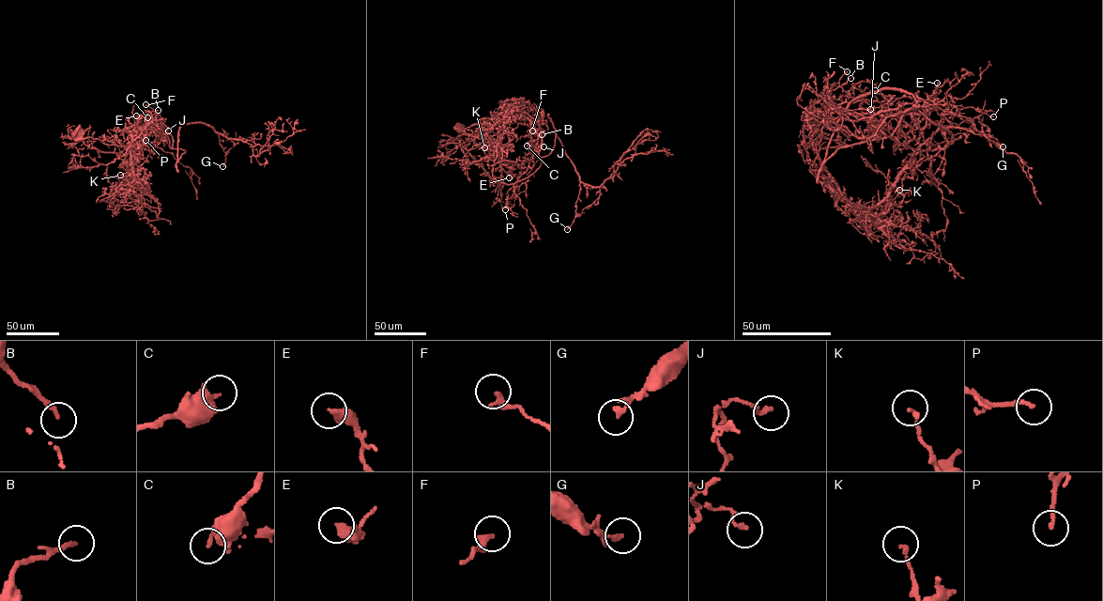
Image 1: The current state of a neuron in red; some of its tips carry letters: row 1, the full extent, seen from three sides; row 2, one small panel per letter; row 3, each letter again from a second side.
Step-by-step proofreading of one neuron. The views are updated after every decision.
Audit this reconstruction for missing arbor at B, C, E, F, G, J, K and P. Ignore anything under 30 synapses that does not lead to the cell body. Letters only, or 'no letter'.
no letter

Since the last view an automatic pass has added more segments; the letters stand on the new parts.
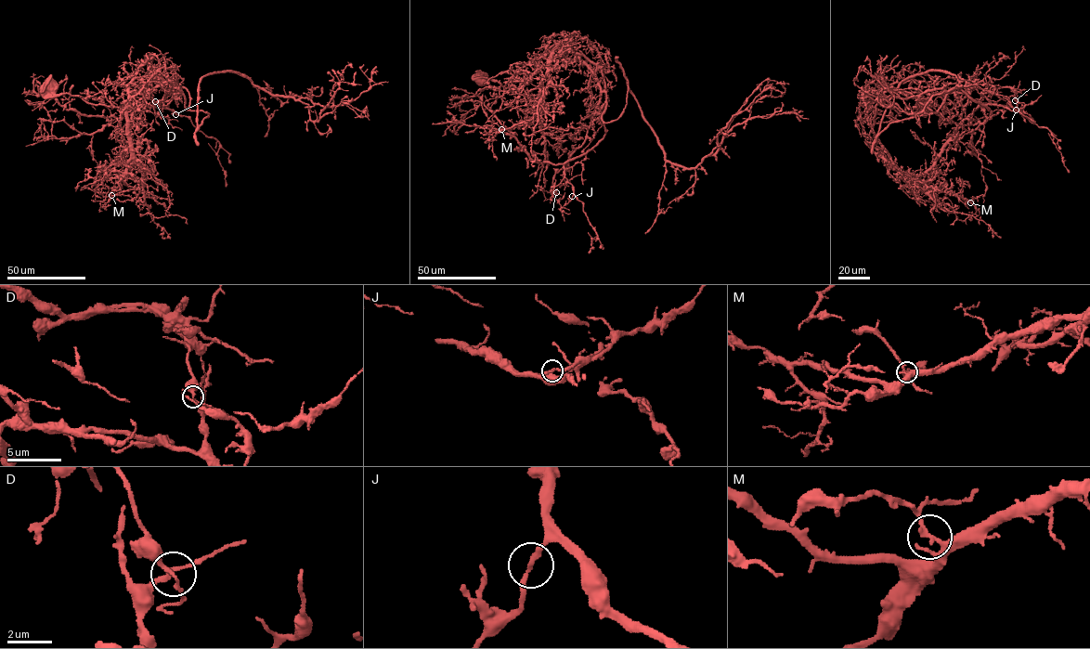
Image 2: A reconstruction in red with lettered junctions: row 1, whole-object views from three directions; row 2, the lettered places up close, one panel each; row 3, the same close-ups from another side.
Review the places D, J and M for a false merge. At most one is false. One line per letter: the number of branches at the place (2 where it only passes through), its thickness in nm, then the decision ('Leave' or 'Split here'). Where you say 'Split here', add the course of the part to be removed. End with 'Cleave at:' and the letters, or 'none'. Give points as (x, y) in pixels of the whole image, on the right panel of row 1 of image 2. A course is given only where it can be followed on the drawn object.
D: Branches: 3. Thickness 140 nm. Split here. Course of the part to remove: (1016, 99), (1015, 93), (1009, 87), (999, 87), (992, 92)
J: Branches: 2. Thickness 200 nm. Leave
M: Branches: 3. Thickness 190 nm. Leave
Cleave at: D

